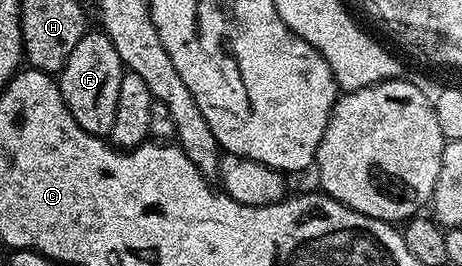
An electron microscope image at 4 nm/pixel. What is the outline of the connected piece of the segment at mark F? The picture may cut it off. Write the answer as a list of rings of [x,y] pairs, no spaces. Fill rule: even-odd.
[[[102,30],[85,31],[84,37],[70,50],[66,66],[58,73],[60,93],[64,105],[70,110],[74,122],[91,136],[107,137],[114,126],[114,114],[118,110],[118,86],[126,71],[124,63],[114,50],[114,42]]]

